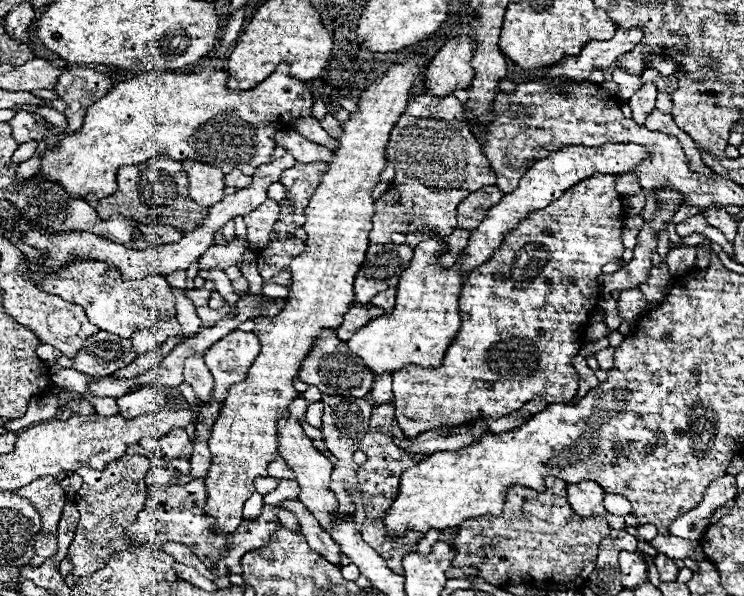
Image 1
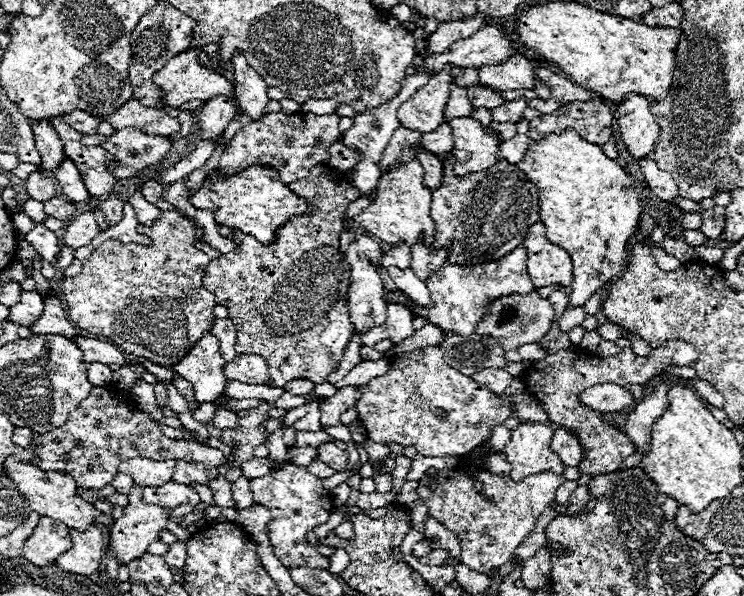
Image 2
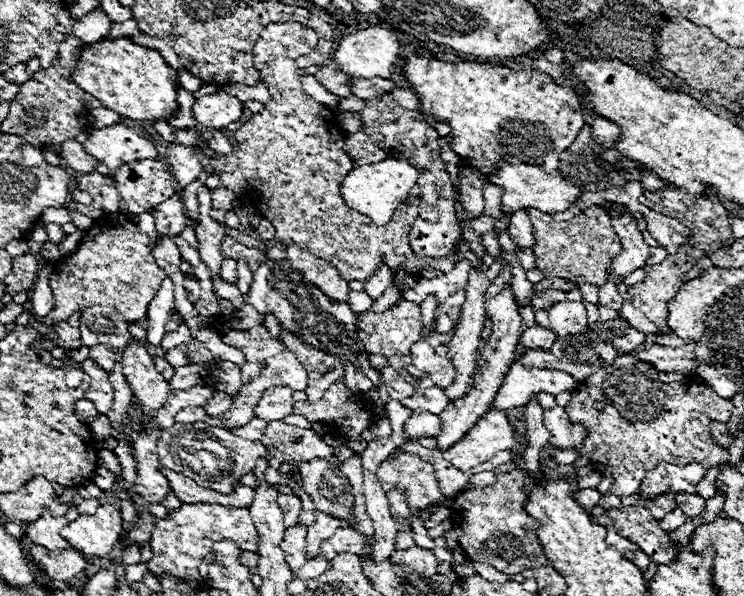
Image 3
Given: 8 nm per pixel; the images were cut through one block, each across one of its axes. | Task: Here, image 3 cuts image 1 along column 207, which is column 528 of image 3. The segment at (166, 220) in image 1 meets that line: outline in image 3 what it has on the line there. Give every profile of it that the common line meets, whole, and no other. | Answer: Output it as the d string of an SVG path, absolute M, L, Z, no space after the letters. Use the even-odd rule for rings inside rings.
M590 206L586 212L578 214L568 222L554 222L552 216L544 212L536 212L534 208L528 210L528 218L534 226L534 254L536 254L536 268L540 268L546 276L558 276L566 280L574 280L578 284L594 284L602 286L608 280L608 268L612 266L612 256L622 252L620 240L610 224L608 210L600 206Z

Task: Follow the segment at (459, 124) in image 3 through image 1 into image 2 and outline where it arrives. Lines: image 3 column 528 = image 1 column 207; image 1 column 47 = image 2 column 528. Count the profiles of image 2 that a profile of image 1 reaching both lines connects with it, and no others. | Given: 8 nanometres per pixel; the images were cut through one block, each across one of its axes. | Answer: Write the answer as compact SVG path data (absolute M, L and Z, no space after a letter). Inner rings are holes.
M568 128L568 130L564 130L560 136L558 134L550 134L548 138L544 138L544 140L540 140L540 142L534 142L530 148L528 148L528 152L526 152L526 156L522 158L522 162L518 164L518 168L528 176L528 180L532 180L536 186L538 186L538 192L540 192L540 222L546 226L546 236L548 236L548 240L552 240L554 244L558 244L560 248L564 248L568 254L570 254L570 258L572 258L572 262L574 262L574 280L572 280L572 292L570 292L570 306L580 306L580 304L586 304L586 300L602 286L602 284L606 284L608 280L612 280L614 276L618 276L620 272L622 272L622 264L626 262L626 242L632 238L632 234L638 230L638 220L640 220L640 200L638 200L638 192L636 192L636 188L634 188L634 182L632 182L632 178L624 172L624 168L620 166L620 164L616 164L614 160L610 160L604 152L602 152L602 148L600 146L596 146L596 144L590 144L590 142L586 142L580 134L576 134L572 128Z

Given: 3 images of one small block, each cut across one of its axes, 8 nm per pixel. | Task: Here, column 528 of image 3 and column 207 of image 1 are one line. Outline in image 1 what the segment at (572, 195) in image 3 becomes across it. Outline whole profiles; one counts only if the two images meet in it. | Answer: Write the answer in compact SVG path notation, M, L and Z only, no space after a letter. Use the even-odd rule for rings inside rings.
M186 160L182 162L182 166L190 178L190 184L188 184L190 198L196 204L210 208L224 198L226 184L224 184L224 172L220 168L194 162L194 160Z

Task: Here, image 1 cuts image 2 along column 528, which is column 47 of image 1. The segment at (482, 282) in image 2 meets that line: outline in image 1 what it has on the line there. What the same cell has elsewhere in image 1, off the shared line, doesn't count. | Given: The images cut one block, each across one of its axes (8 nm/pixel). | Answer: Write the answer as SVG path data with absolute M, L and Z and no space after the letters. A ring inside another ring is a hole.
M92 260L74 262L66 270L48 274L42 288L54 296L64 298L66 302L82 306L92 324L100 326L100 330L118 334L122 338L130 338L134 332L142 328L152 328L154 324L160 324L164 318L176 316L174 312L176 298L164 276L150 274L144 280L122 282L120 272L106 266L106 262L92 262Z

